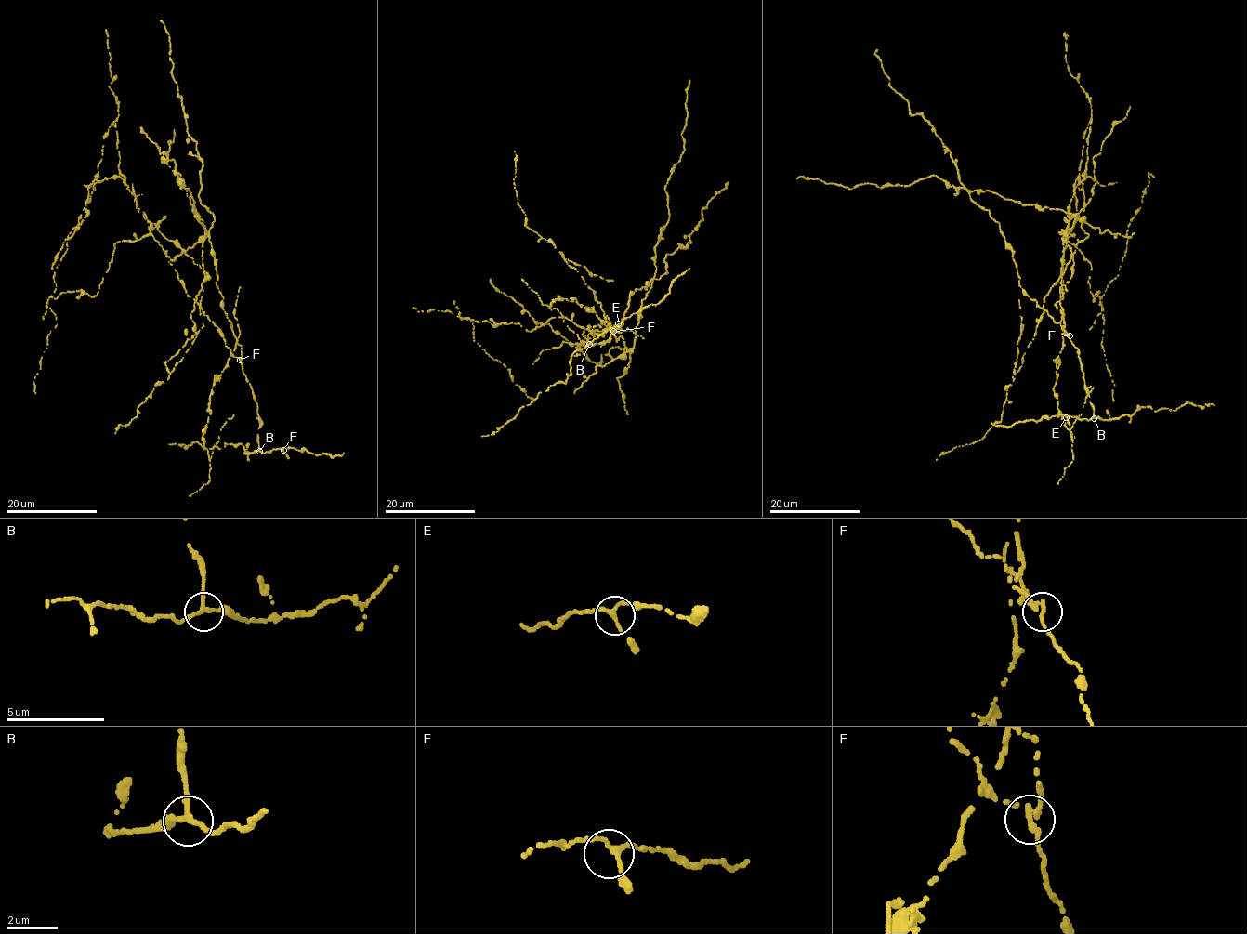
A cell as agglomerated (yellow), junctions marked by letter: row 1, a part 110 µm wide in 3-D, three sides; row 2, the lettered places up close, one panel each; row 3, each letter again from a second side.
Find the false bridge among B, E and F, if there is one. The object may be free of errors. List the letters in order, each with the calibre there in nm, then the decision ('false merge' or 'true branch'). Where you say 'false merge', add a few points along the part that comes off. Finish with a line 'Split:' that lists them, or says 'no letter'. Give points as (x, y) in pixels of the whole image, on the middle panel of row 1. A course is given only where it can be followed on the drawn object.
B: 200 nm thick; true branch
E: 190 nm thick; true branch
F: 190 nm thick; false merge; foreign part runs (613, 332), (607, 315), (601, 323), (618, 331), (563, 317), (530, 332), (467, 317), (531, 403)
Split: F

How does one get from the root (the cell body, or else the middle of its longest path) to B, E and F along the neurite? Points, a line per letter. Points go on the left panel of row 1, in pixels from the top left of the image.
B: (207, 315), (219, 328), (230, 352), (240, 357), (244, 375), (253, 390), (260, 425), (259, 451)
E: (207, 315), (219, 328), (230, 352), (240, 357), (257, 404), (259, 449), (263, 453), (283, 450)
F: (207, 315), (219, 328), (230, 352), (240, 357), (240, 361)

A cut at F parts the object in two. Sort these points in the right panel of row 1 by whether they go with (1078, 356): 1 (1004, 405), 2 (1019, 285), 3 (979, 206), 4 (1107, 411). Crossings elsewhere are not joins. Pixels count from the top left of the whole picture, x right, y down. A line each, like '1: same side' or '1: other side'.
1: other side
2: same side
3: same side
4: same side

